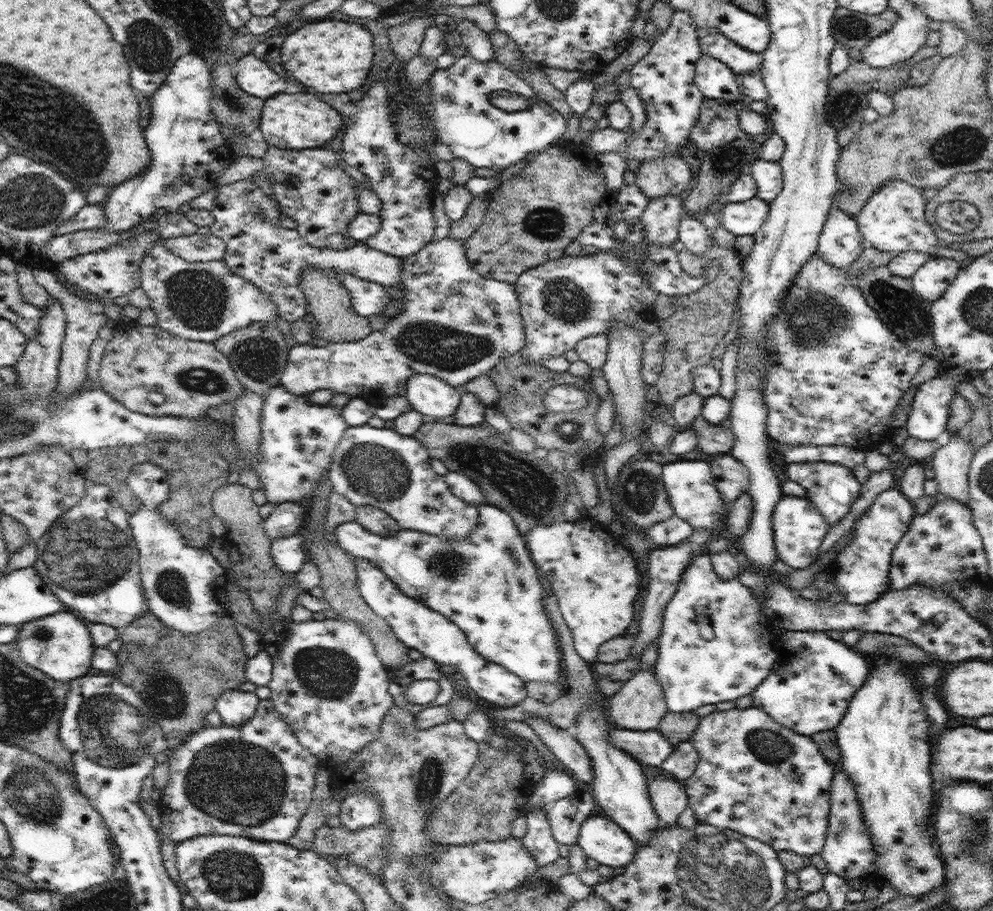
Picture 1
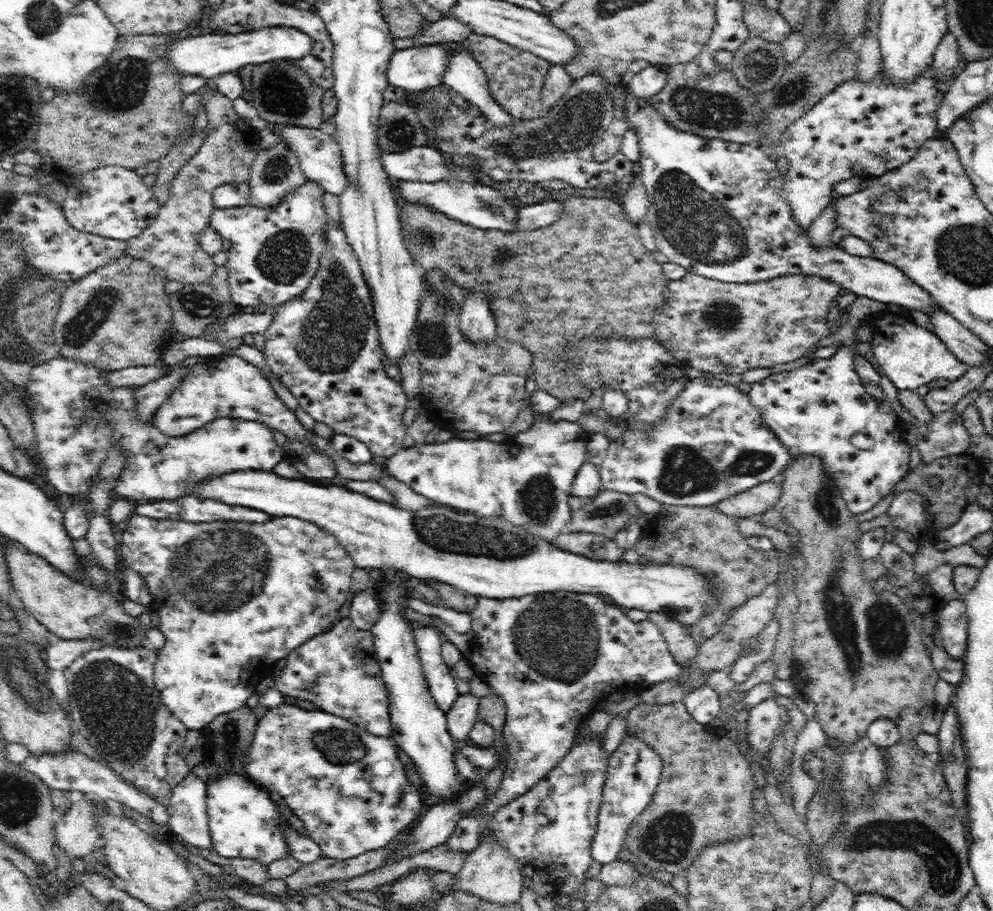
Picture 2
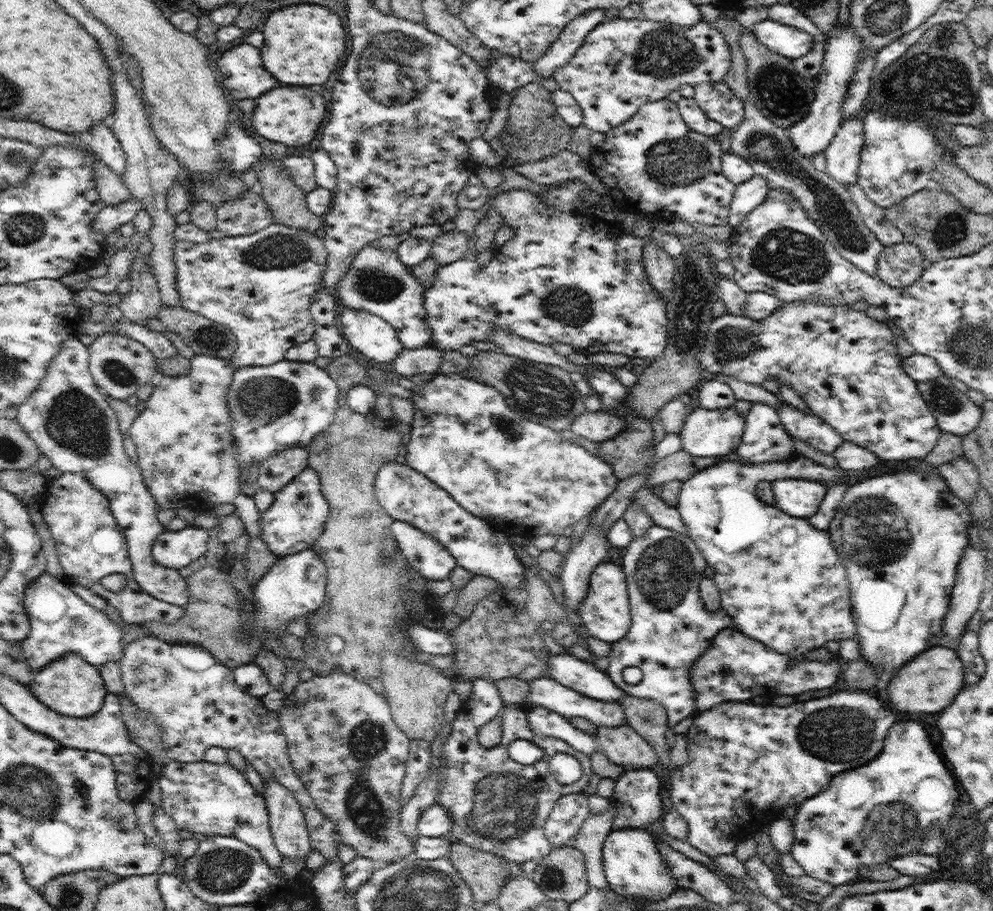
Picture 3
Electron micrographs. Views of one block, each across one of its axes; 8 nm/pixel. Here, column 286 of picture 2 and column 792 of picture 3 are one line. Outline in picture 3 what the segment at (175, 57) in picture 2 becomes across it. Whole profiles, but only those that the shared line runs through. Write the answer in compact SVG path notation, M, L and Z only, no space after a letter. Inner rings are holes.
M770 19L758 22L751 30L764 46L789 59L802 58L814 46L814 37L811 34Z

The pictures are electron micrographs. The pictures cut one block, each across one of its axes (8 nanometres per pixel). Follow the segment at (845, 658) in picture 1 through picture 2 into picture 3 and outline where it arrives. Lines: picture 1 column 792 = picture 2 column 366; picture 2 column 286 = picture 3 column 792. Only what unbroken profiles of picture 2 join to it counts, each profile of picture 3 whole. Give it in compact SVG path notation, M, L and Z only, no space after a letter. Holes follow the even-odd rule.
M735 628L720 630L691 670L690 680L696 700L694 715L727 701L748 702L755 696L766 696L770 703L779 694L798 696L802 692L831 688L840 676L837 656L828 662L796 658L769 649Z

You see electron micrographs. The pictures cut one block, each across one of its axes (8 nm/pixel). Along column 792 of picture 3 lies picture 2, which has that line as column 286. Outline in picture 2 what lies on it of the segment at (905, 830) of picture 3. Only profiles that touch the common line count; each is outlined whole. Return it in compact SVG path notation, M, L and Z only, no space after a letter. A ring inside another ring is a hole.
M238 774L207 782L206 810L212 840L212 850L228 859L248 858L267 865L288 856L284 839L284 816L268 792Z

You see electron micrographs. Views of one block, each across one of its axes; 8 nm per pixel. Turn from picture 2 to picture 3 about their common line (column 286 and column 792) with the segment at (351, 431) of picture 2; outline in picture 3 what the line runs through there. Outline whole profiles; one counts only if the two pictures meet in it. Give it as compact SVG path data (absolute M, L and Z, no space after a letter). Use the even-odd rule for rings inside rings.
M784 302L770 316L760 320L726 312L711 322L699 354L702 370L717 374L721 379L734 377L762 385L766 378L774 377L781 385L790 385L811 412L839 432L845 441L868 449L884 460L925 458L943 431L924 402L917 382L904 372L892 330L884 321L874 320L866 311L854 310L852 306Z

